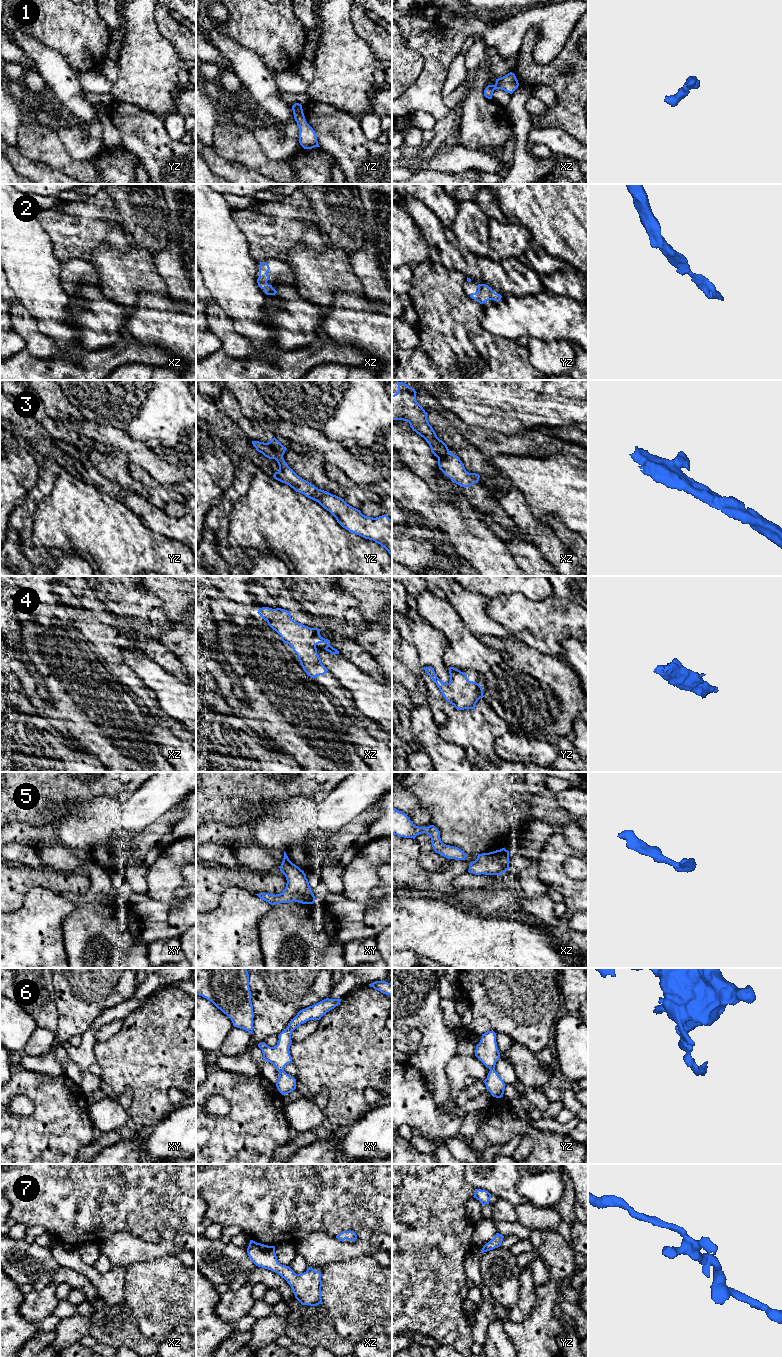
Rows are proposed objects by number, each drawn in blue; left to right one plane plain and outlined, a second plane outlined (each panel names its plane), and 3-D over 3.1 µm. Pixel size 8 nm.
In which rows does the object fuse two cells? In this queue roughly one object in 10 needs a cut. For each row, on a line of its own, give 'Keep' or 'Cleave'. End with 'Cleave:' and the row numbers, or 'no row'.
1: Keep
2: Keep
3: Cleave
4: Keep
5: Keep
6: Keep
7: Keep
Cleave: 3

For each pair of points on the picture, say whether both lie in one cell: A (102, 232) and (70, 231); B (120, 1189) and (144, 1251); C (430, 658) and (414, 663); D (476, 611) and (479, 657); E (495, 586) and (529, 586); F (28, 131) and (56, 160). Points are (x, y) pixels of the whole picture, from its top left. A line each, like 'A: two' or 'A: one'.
A: one
B: two
C: two
D: two
E: one
F: one

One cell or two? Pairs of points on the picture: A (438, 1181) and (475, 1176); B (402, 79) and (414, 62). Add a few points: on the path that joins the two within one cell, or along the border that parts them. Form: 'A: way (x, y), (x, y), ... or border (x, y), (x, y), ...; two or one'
A: border (464, 1174), (464, 1177), (475, 1188); two
B: way (402, 75), (410, 66); one

